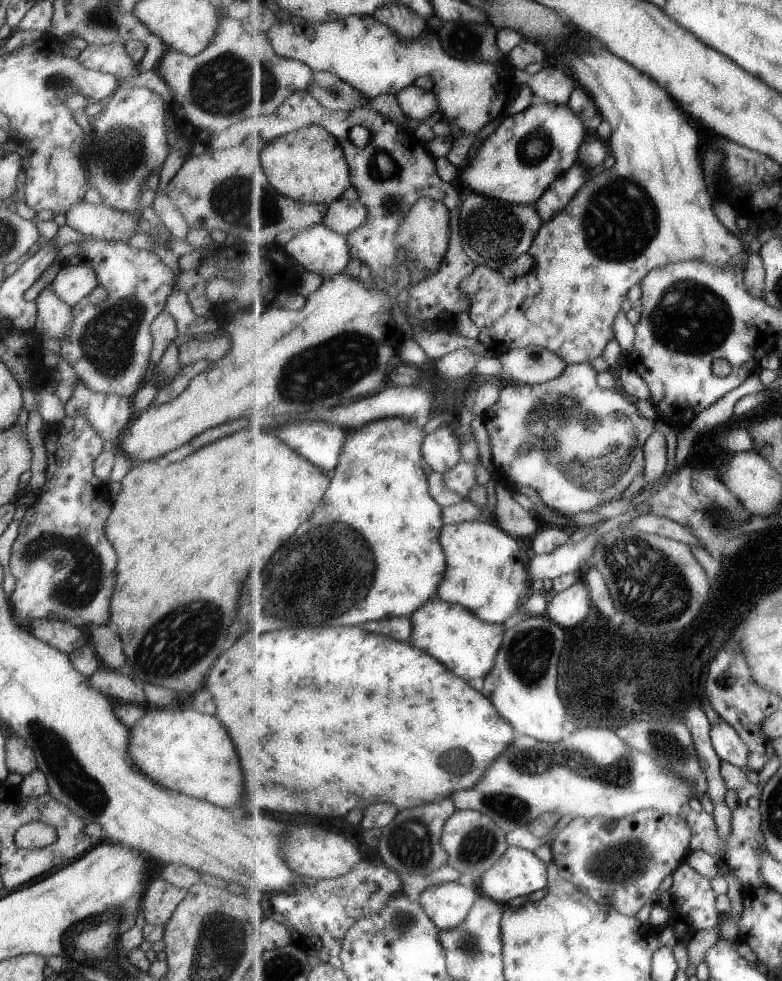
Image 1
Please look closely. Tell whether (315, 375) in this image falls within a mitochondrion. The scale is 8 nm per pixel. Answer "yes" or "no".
yes

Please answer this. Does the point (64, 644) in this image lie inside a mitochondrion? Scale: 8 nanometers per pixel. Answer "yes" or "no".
no

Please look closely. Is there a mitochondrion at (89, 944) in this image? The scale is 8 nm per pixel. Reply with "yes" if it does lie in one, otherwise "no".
yes

